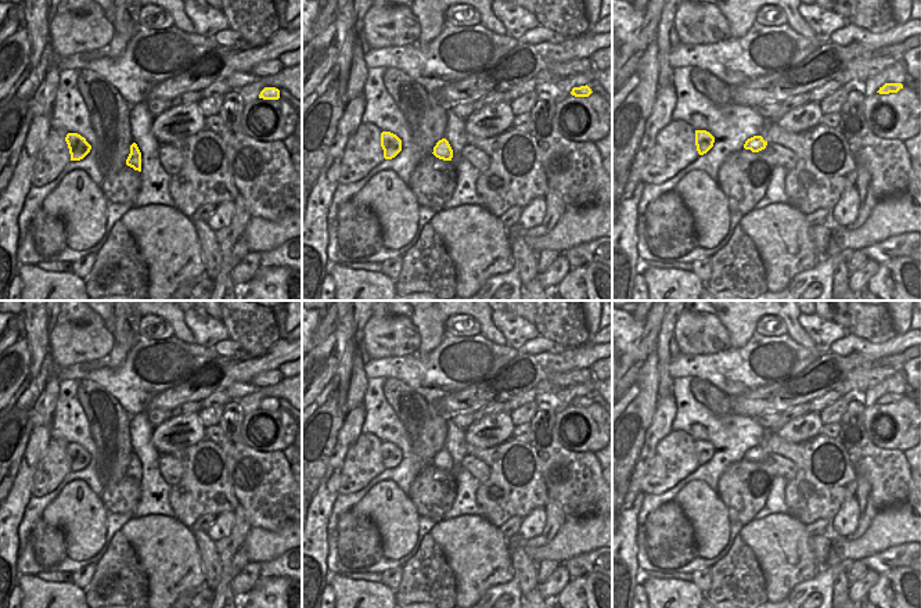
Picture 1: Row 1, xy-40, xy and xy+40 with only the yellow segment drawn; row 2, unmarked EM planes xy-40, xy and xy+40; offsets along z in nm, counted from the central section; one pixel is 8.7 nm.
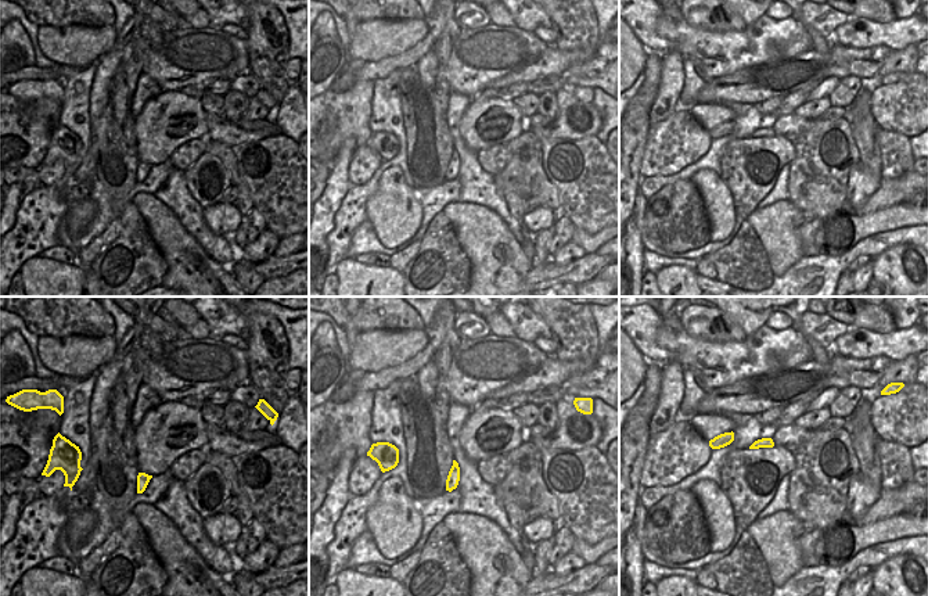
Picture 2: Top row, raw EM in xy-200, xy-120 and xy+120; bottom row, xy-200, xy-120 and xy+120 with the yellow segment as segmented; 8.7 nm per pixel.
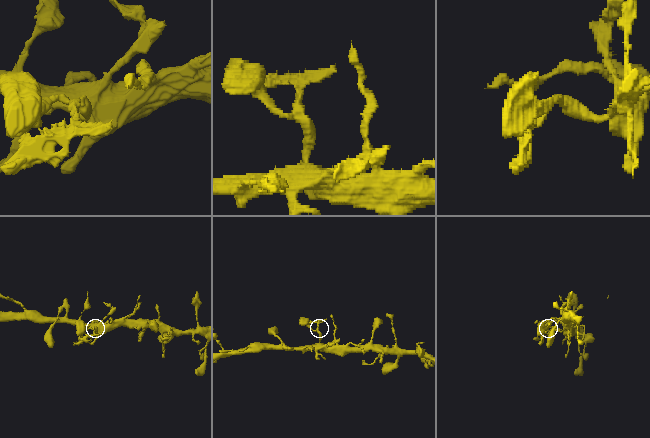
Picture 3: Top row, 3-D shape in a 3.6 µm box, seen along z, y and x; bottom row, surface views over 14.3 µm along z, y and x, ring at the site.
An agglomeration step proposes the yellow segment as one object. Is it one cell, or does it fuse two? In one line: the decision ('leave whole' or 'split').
split

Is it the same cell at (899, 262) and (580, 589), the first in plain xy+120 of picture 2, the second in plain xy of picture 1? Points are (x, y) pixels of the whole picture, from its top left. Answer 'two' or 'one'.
one

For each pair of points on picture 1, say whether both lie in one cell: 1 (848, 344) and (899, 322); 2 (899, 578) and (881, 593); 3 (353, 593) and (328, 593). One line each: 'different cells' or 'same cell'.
1: different cells
2: same cell
3: different cells

